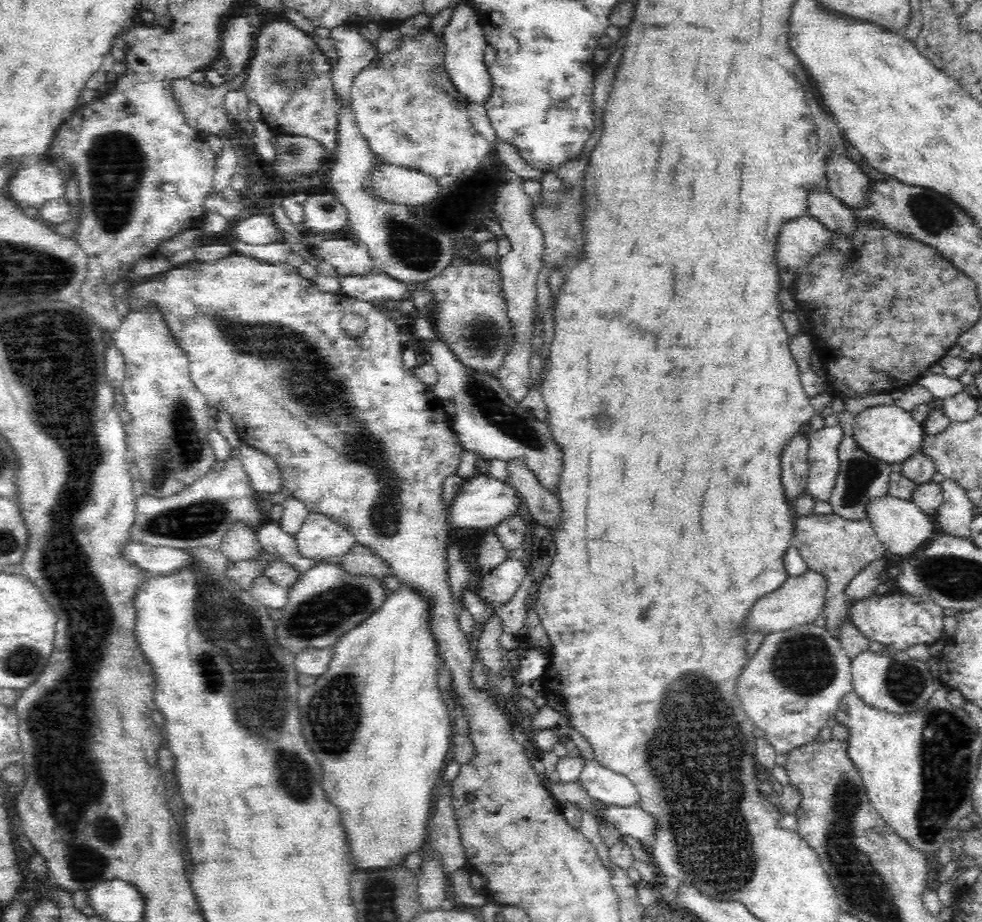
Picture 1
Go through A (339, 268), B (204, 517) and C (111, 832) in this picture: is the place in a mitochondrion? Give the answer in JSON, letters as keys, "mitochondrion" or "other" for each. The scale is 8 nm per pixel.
{"A":"other","B":"mitochondrion","C":"other"}

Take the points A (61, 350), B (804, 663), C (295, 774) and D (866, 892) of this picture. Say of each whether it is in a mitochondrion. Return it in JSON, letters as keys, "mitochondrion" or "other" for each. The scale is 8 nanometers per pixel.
{"A":"mitochondrion","B":"mitochondrion","C":"mitochondrion","D":"mitochondrion"}

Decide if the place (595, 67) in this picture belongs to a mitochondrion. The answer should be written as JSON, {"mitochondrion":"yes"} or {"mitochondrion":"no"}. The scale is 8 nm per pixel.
{"mitochondrion":"no"}

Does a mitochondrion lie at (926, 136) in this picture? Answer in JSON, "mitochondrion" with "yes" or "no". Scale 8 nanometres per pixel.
{"mitochondrion":"no"}

